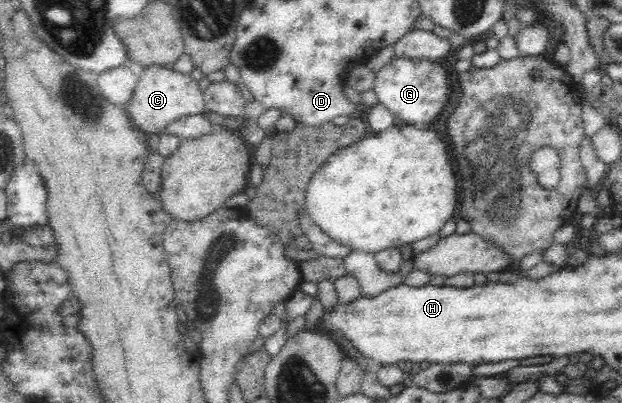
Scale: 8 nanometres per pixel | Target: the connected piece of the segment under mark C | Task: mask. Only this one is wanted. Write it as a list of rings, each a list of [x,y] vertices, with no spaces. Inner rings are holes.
[[[148,66],[142,72],[134,95],[127,103],[125,112],[138,130],[147,136],[156,134],[160,136],[165,132],[166,126],[184,118],[184,116],[203,115],[206,111],[205,100],[200,88],[189,74],[178,74],[171,68],[163,66]]]

